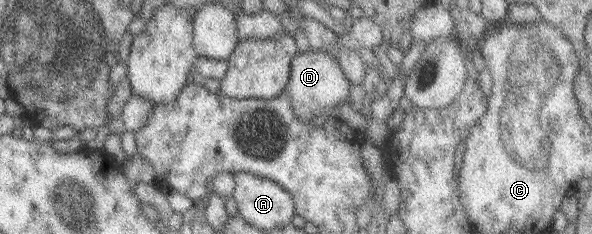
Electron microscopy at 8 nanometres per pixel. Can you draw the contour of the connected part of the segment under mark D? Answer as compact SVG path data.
M309 49L306 53L297 53L289 63L289 76L285 85L285 95L289 106L292 107L293 116L302 124L311 123L313 117L325 115L330 107L349 97L350 85L336 59L332 59L323 50L314 53Z

